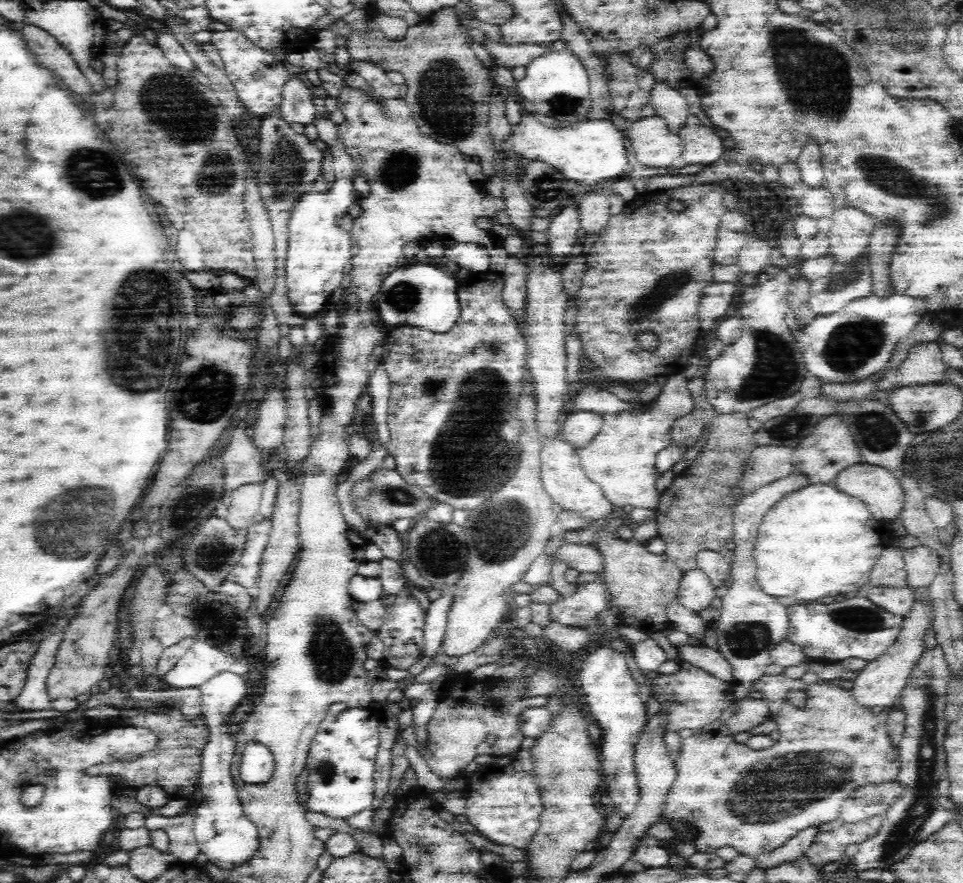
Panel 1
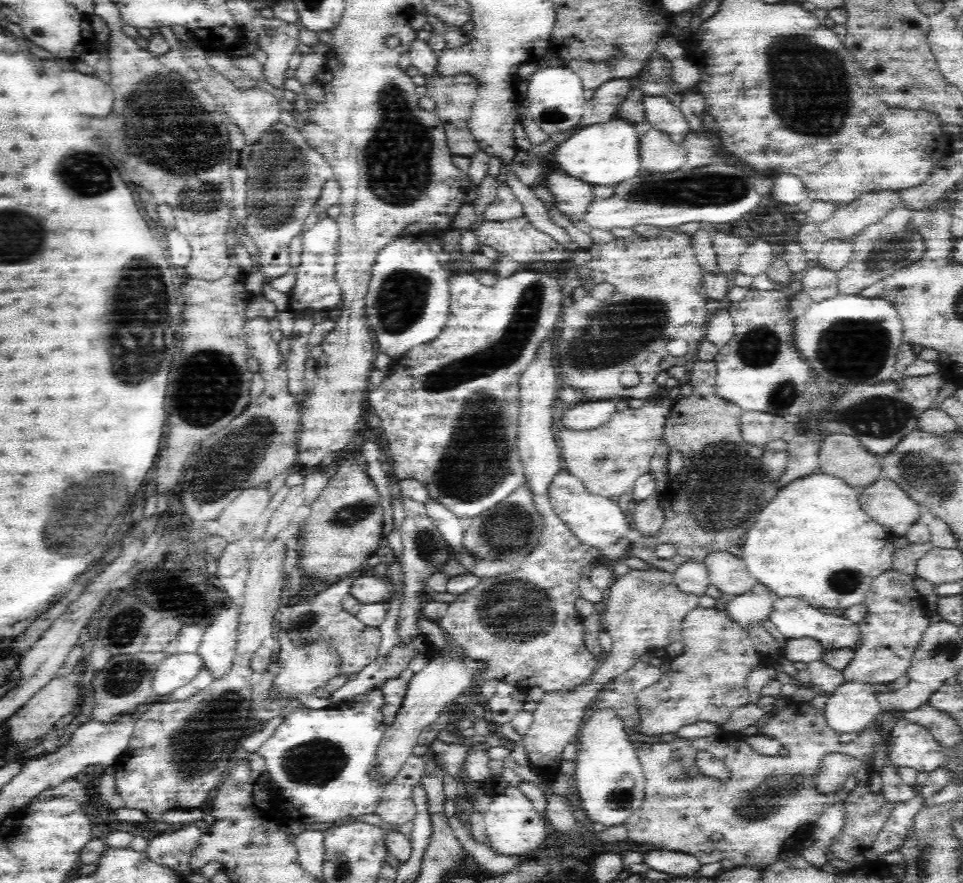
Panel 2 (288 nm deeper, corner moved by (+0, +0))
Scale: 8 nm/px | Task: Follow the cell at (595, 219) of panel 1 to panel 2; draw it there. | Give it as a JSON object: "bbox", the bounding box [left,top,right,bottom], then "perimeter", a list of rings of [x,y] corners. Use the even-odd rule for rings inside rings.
{"bbox":[544,168,596,226],"perimeter":[[[552,168],[552,172],[544,178],[544,184],[556,198],[554,208],[558,208],[568,220],[580,226],[580,220],[584,218],[588,208],[592,208],[592,204],[596,202],[592,186],[560,172],[558,168]]]}

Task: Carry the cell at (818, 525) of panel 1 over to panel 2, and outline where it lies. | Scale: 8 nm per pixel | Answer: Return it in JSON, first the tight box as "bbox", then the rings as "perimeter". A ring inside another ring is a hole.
{"bbox":[744,474,894,610],"perimeter":[[[814,474],[778,490],[774,500],[762,508],[756,524],[746,534],[744,562],[754,582],[764,584],[772,594],[780,598],[798,598],[814,608],[848,610],[854,604],[866,600],[872,590],[874,578],[886,570],[892,570],[894,540],[878,526],[858,504],[858,488],[852,488],[840,478],[828,474]]]}

